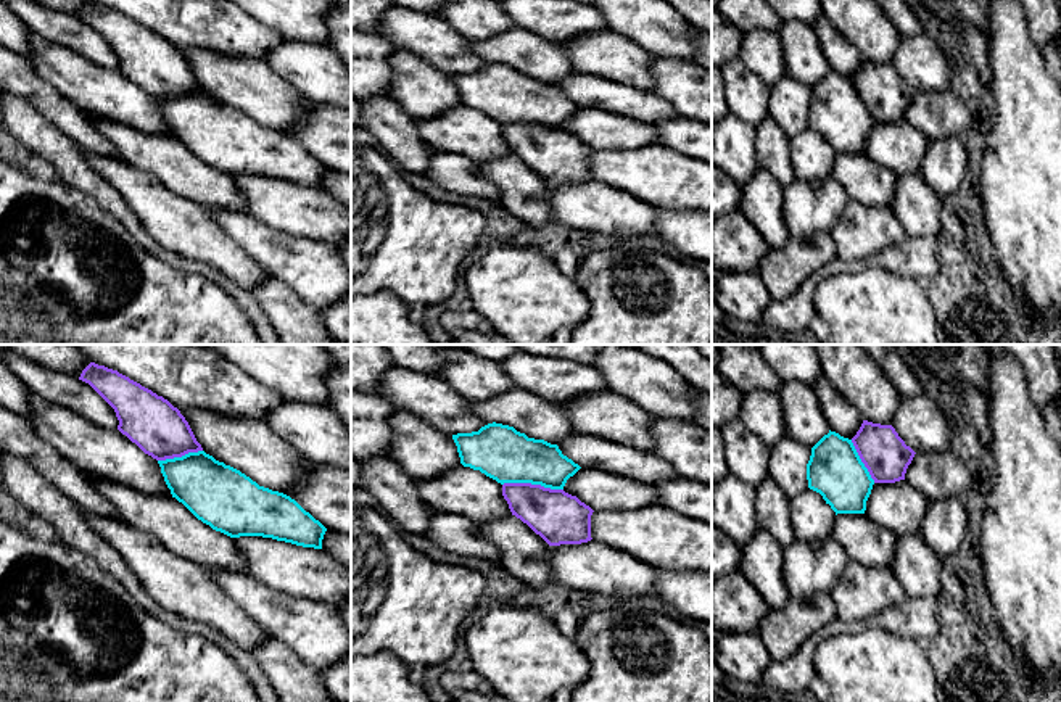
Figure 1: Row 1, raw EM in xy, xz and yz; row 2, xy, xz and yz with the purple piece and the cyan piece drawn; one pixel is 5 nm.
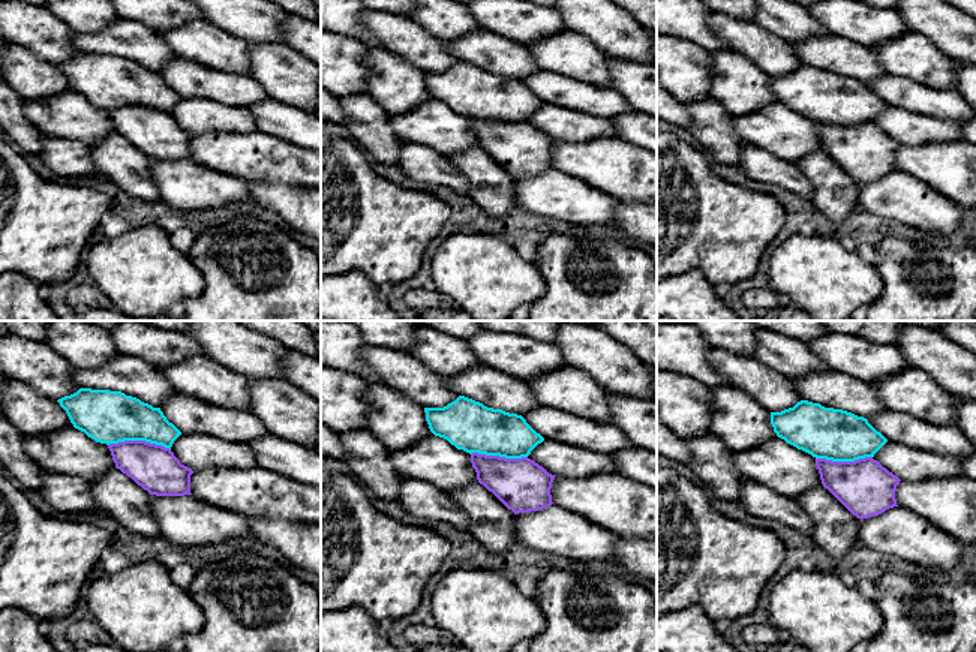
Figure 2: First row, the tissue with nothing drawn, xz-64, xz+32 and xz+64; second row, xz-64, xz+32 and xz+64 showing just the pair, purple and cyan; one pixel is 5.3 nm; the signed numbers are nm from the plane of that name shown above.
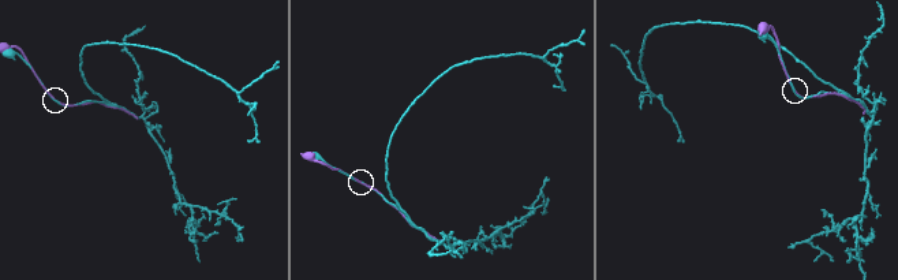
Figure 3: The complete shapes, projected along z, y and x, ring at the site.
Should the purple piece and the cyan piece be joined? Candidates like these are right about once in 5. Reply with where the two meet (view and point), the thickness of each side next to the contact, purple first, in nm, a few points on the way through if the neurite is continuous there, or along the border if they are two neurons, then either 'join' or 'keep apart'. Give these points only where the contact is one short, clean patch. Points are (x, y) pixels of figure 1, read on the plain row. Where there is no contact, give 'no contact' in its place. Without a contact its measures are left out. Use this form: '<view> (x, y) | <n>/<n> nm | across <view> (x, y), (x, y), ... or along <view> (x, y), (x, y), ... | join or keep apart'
xz (533, 124) | 260/280 nm | keep apart

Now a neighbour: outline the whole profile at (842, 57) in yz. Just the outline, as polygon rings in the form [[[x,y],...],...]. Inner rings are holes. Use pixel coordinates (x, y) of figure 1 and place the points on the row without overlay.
[[[821,14],[813,29],[831,71],[852,79],[863,63],[861,53]]]

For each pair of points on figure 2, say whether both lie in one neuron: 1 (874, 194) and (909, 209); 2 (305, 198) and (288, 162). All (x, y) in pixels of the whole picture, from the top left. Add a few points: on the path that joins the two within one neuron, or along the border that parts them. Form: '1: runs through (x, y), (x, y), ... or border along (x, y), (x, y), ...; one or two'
1: runs through (883, 195), (900, 200); one
2: border along (264, 180), (305, 188); two

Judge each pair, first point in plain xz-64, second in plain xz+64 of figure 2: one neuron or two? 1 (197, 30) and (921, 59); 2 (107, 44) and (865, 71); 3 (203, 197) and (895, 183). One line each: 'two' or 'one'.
1: one
2: one
3: one

